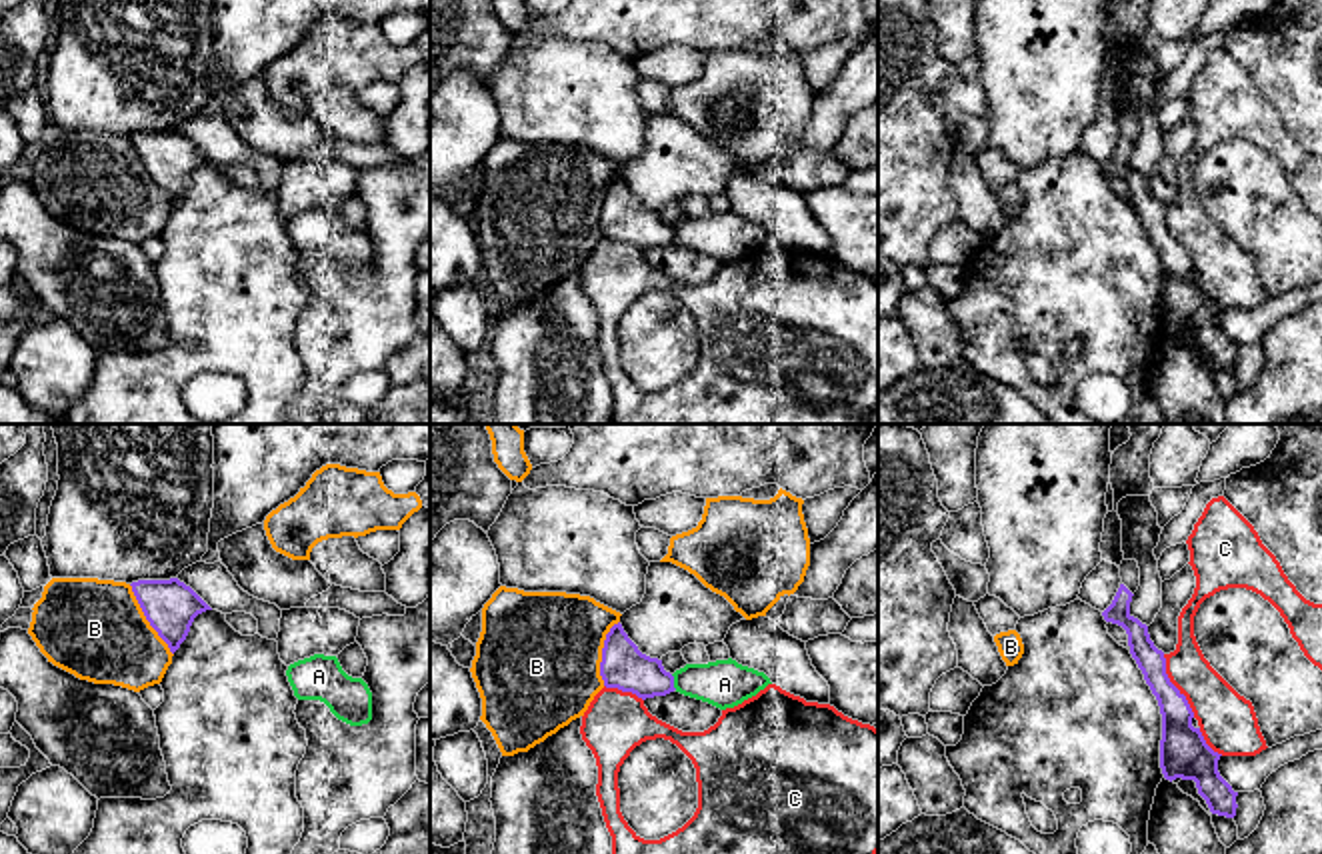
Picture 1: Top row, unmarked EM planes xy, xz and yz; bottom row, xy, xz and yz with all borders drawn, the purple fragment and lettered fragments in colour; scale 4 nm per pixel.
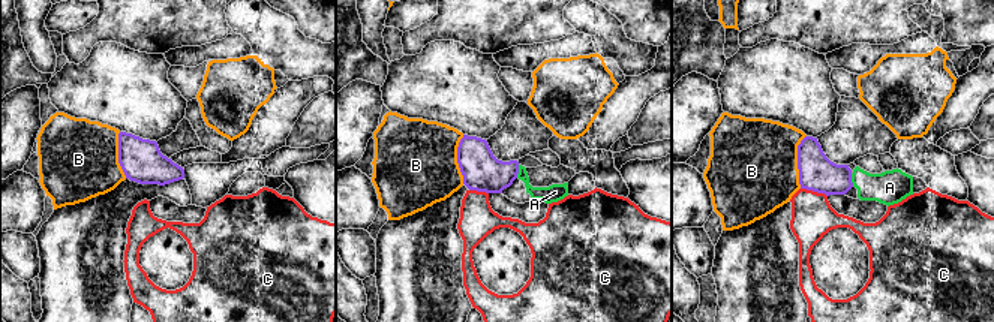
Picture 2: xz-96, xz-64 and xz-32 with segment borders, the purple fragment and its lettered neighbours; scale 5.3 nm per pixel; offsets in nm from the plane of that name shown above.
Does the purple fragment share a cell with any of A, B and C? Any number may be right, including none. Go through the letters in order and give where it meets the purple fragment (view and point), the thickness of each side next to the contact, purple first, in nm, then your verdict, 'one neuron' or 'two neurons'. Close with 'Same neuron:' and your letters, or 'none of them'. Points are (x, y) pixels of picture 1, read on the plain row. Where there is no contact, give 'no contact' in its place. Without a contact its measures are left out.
A: xz (672, 234) | 180/190 nm | two neurons
B: xy (146, 170) | 220/400 nm | two neurons
C: yz (1174, 238) | 190/220 nm | two neurons
Same neuron: none of them

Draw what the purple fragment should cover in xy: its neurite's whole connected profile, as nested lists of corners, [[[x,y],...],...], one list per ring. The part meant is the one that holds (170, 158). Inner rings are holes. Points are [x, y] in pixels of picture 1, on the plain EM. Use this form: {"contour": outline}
{"contour": [[[178,130],[138,132],[132,144],[158,188],[174,206],[186,192],[194,170],[212,162],[190,138]]]}

